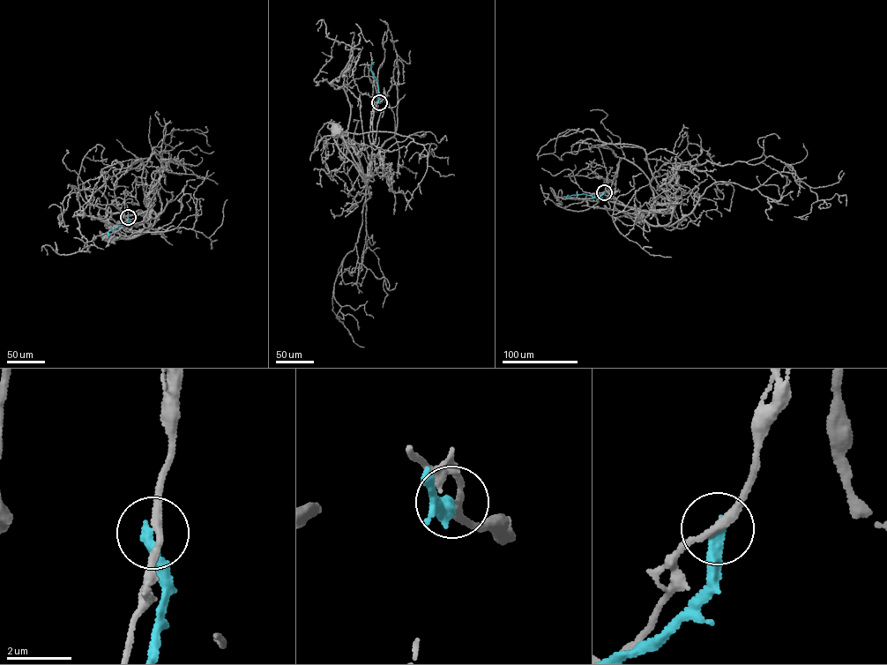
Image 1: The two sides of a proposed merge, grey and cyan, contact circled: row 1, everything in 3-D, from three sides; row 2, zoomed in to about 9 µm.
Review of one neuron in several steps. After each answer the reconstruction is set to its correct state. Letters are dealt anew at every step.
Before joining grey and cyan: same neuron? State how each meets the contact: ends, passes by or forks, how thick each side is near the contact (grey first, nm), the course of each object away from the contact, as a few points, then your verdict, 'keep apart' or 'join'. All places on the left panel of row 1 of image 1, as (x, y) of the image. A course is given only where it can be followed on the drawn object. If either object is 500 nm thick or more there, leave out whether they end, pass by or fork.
grey passes by; cyan ends; calibres 240 and 360 nm; course grey (128, 217), (129, 224), (144, 222), (152, 211), (155, 220), (136, 237), (108, 237); course cyan (128, 217), (126, 224), (108, 232), (108, 236); keep apart

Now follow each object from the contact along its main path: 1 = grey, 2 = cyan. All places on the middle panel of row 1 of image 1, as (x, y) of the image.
1: (379, 102), (378, 100), (373, 117), (370, 176), (361, 170), (338, 128)
2: (379, 102), (371, 63)

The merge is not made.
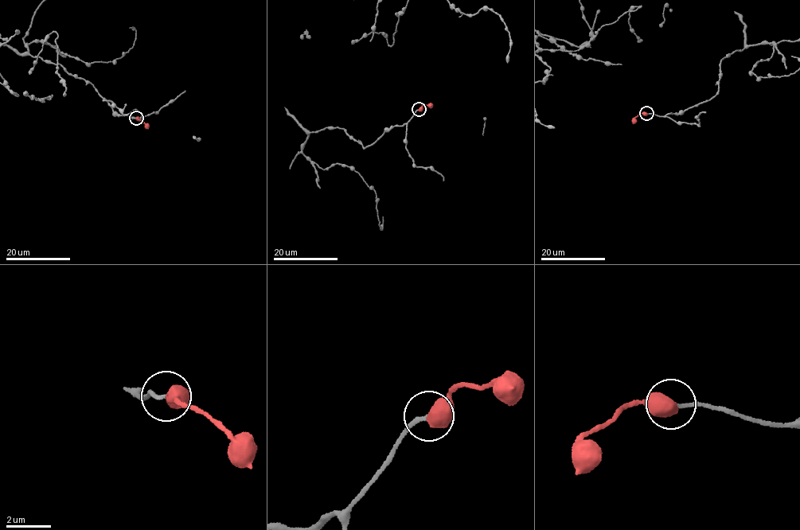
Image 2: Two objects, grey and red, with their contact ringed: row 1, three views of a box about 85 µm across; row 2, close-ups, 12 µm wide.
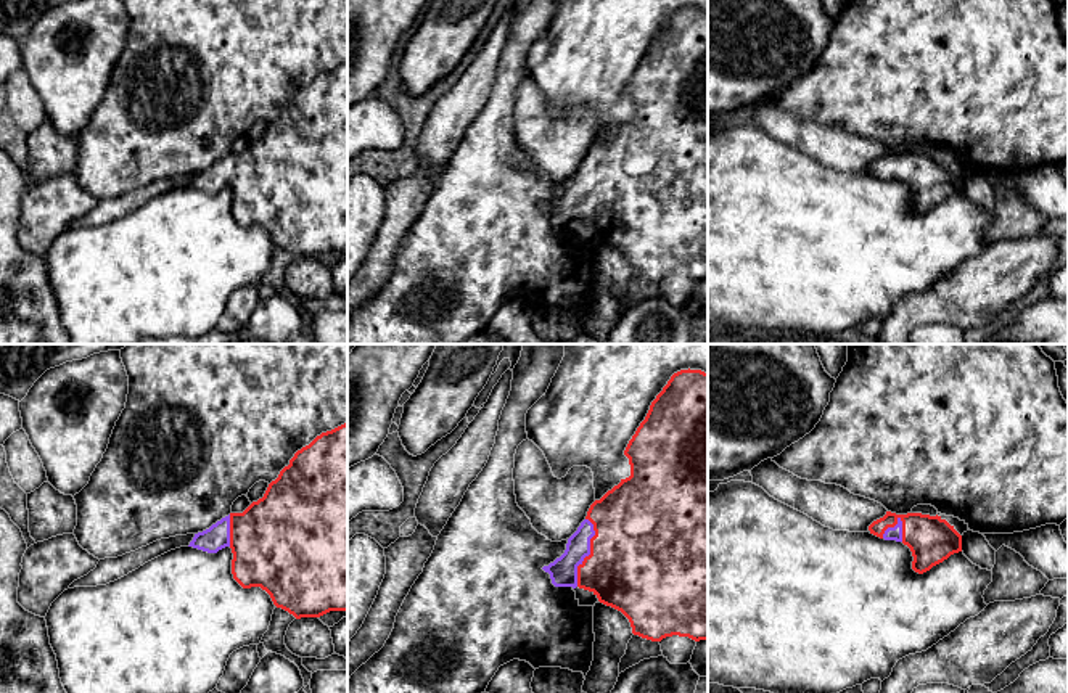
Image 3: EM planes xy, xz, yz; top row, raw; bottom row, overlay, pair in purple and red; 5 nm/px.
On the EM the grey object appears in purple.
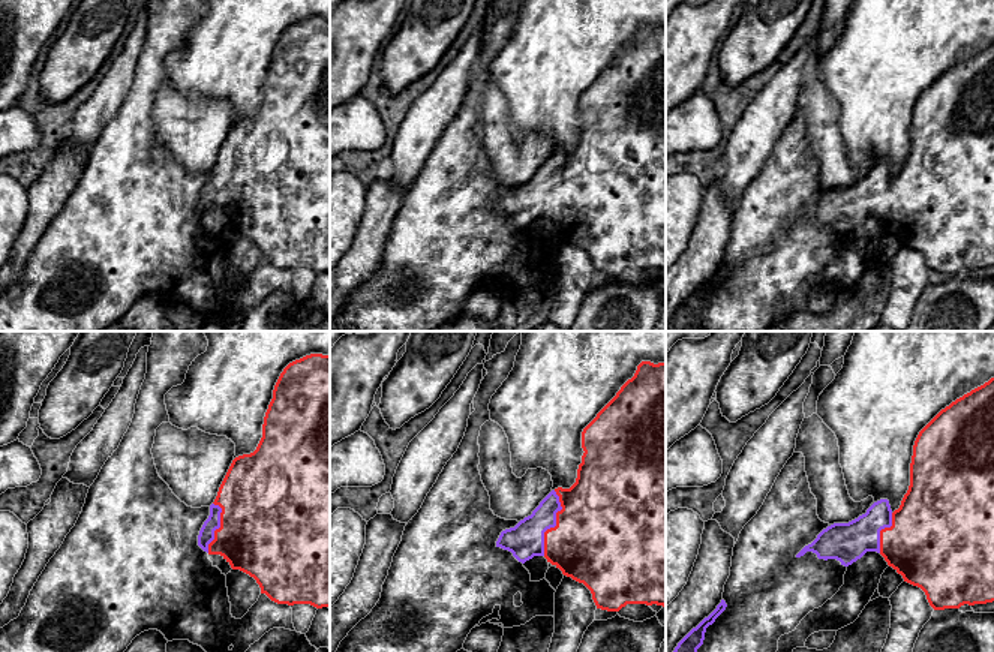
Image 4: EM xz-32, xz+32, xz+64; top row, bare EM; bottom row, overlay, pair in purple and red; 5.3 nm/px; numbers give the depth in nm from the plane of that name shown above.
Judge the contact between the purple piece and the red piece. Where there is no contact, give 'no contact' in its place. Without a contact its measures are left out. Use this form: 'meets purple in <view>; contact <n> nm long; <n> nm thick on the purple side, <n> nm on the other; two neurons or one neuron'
meets purple in xz; contact 340 nm long; 140 nm thick on the purple side, 500 nm on the other; one neuron

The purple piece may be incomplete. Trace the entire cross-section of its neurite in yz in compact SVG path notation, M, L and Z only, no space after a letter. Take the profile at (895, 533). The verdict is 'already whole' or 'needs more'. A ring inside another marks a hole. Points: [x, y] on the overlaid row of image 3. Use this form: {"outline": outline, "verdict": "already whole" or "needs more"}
{"outline": "M886 511L869 531L880 539L907 545L914 556L912 569L918 574L962 552L962 535L938 515Z", "verdict": "needs more"}

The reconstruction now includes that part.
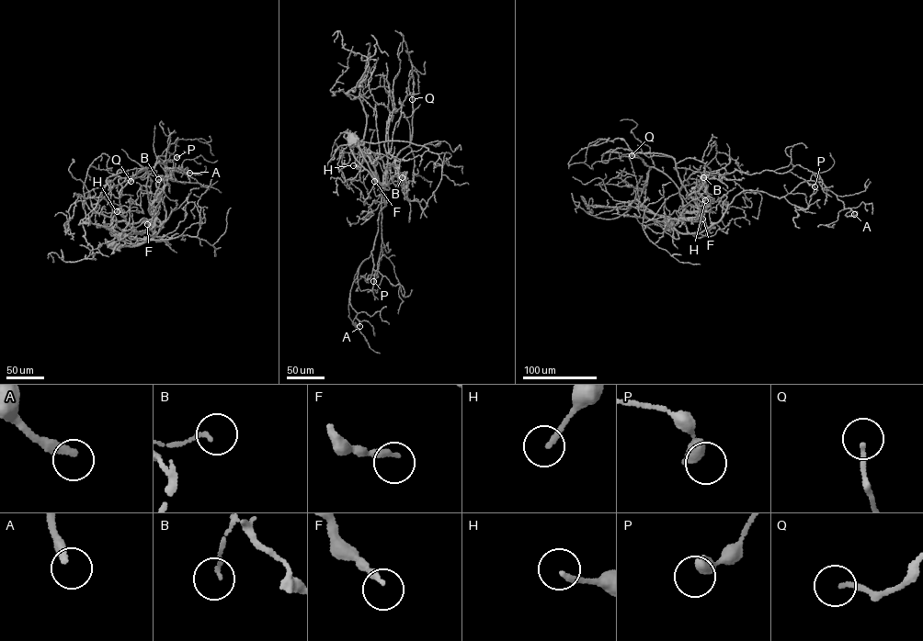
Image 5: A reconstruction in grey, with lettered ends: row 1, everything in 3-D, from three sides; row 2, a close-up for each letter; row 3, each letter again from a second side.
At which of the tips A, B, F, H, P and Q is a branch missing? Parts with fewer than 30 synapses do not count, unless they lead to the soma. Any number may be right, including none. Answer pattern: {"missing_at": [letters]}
{"missing_at": ["A"]}

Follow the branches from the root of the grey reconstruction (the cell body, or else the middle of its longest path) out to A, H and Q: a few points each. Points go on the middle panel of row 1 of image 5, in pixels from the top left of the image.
A: (353, 137), (387, 185), (366, 154), (349, 148), (386, 205), (350, 292), (359, 326)
H: (353, 137), (375, 178), (387, 185), (378, 181), (360, 141), (364, 161), (353, 165)
Q: (353, 137), (375, 178), (382, 185), (387, 185), (383, 183), (384, 173), (411, 140), (412, 99)

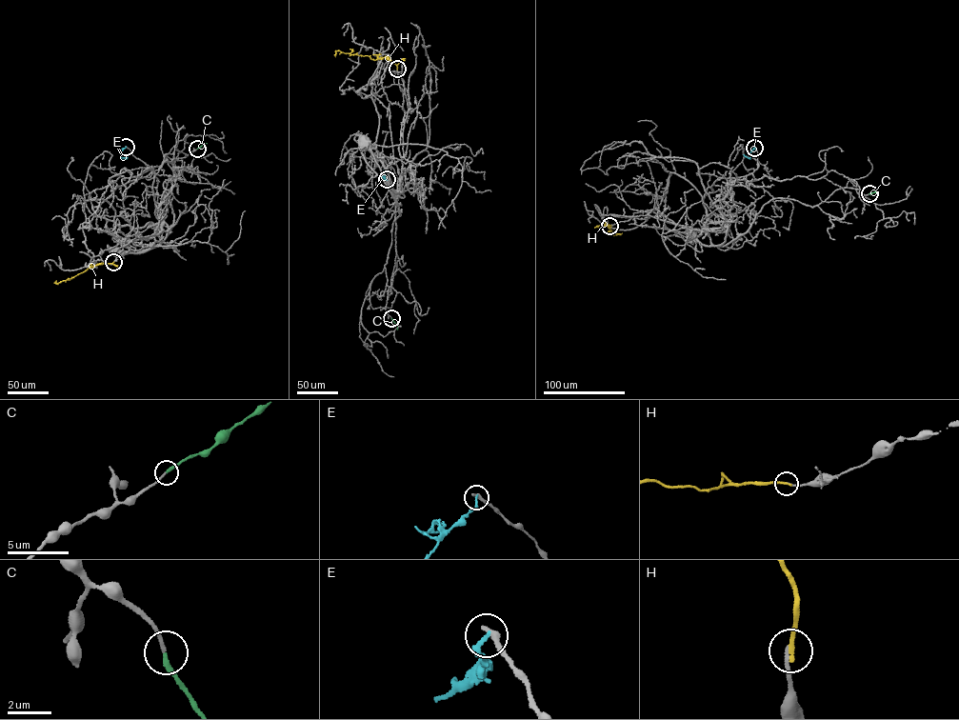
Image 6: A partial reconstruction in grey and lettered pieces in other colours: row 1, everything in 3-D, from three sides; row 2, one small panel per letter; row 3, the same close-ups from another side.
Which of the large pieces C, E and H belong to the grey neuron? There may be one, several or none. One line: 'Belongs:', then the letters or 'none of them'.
Belongs: C

